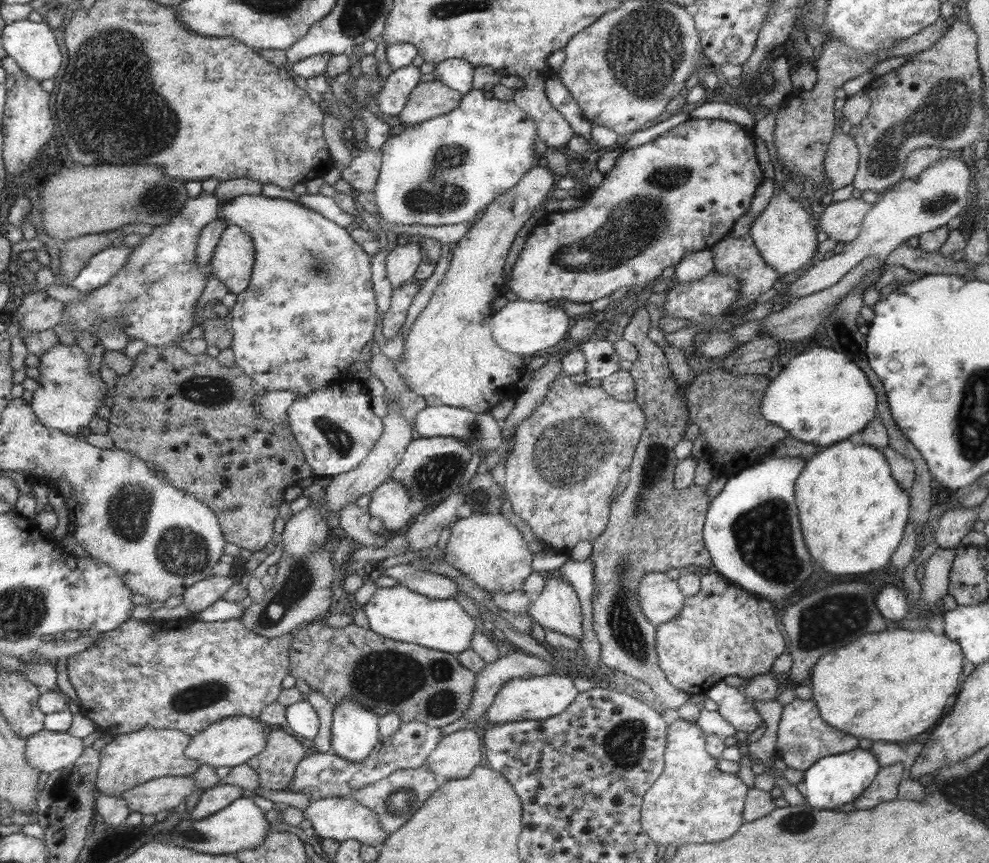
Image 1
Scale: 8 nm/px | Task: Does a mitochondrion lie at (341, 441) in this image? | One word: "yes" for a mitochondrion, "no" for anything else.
yes

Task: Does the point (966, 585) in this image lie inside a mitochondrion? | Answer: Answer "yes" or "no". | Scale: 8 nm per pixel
yes

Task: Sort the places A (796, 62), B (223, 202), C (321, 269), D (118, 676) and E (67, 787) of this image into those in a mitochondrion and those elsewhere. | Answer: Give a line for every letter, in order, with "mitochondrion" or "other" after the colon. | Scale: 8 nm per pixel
A: other
B: other
C: mitochondrion
D: other
E: mitochondrion

